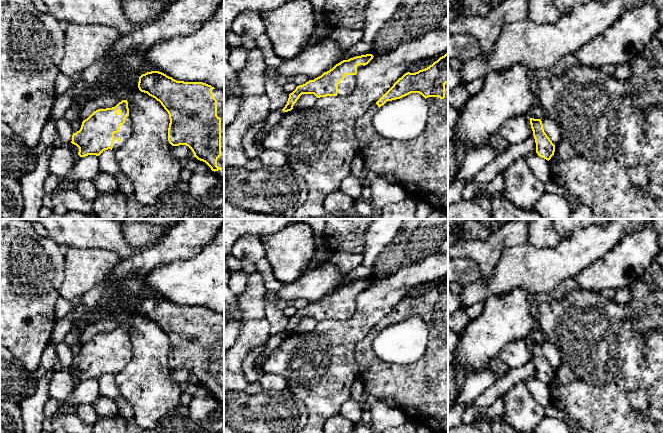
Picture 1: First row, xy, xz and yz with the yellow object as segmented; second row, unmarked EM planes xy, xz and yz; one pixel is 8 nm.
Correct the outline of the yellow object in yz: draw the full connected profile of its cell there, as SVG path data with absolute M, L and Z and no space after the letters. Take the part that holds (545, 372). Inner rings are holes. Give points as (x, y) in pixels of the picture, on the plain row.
M530 342L530 348L536 367L536 377L541 382L550 384L555 376L555 369L544 356L541 343Z

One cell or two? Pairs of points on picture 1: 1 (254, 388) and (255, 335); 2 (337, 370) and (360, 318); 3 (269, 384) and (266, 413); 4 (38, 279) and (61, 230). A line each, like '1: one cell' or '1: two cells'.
1: two cells
2: one cell
3: two cells
4: two cells

